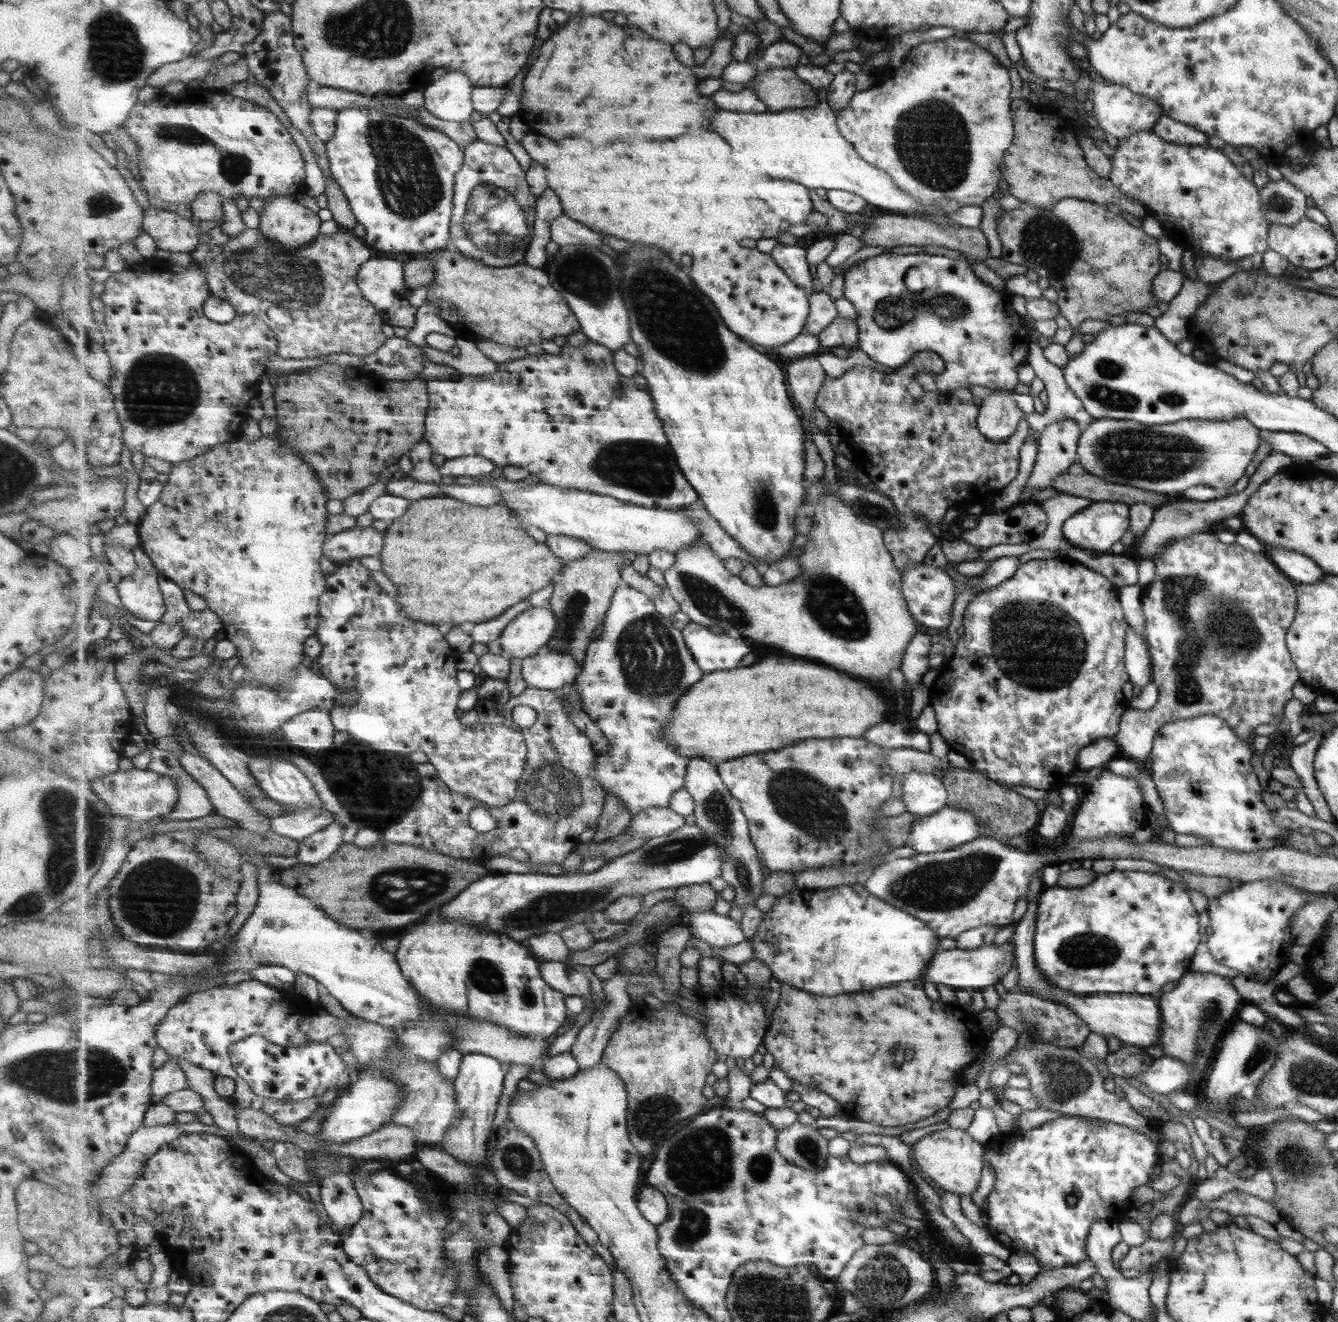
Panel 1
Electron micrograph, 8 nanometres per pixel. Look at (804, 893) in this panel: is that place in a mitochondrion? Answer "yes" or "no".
no

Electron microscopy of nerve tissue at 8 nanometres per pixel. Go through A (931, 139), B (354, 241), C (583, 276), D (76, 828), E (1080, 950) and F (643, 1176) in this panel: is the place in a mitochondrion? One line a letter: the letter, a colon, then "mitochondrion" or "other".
A: mitochondrion
B: other
C: mitochondrion
D: mitochondrion
E: mitochondrion
F: other

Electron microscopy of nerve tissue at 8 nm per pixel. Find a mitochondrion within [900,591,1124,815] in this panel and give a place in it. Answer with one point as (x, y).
(1032, 683)

